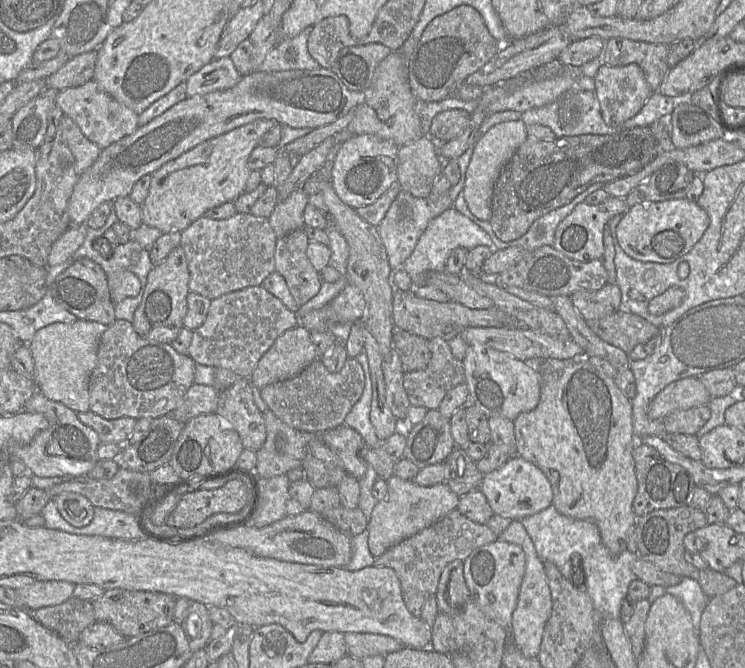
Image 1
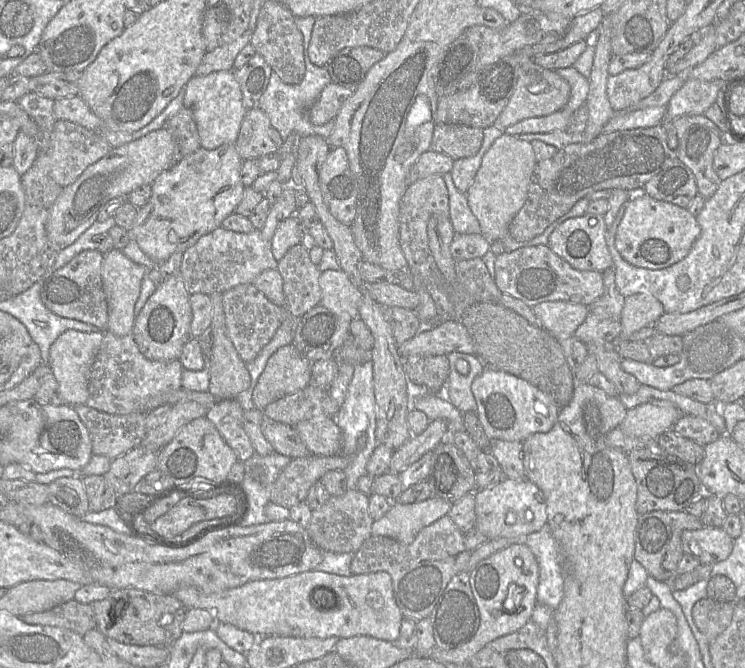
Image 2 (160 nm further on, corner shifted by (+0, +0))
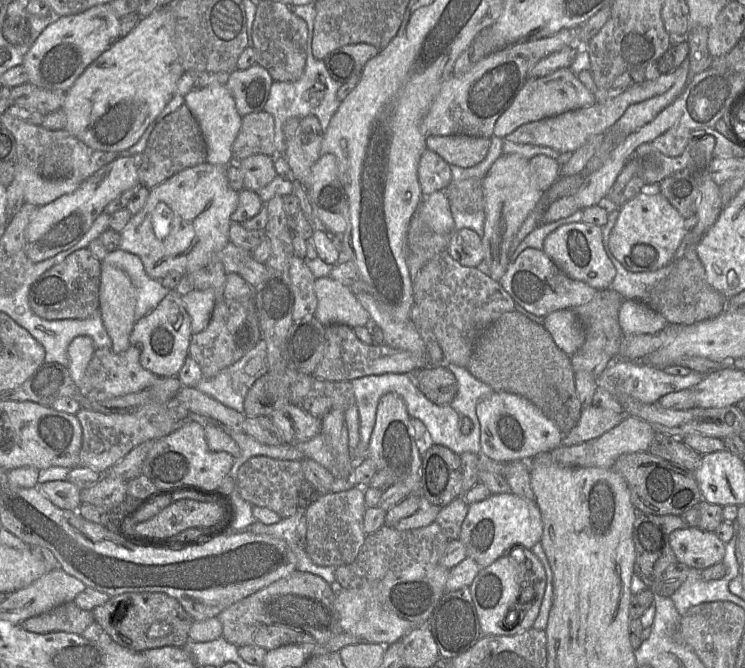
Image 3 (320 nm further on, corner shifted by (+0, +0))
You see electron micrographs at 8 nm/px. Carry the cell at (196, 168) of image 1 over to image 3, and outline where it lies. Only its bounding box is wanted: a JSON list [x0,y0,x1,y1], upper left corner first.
[119,162,238,299]

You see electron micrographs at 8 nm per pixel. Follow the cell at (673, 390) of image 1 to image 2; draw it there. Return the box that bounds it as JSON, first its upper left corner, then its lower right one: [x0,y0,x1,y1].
[618,403,681,438]

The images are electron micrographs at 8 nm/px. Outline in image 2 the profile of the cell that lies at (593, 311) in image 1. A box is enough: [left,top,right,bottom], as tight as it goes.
[574,313,621,345]

